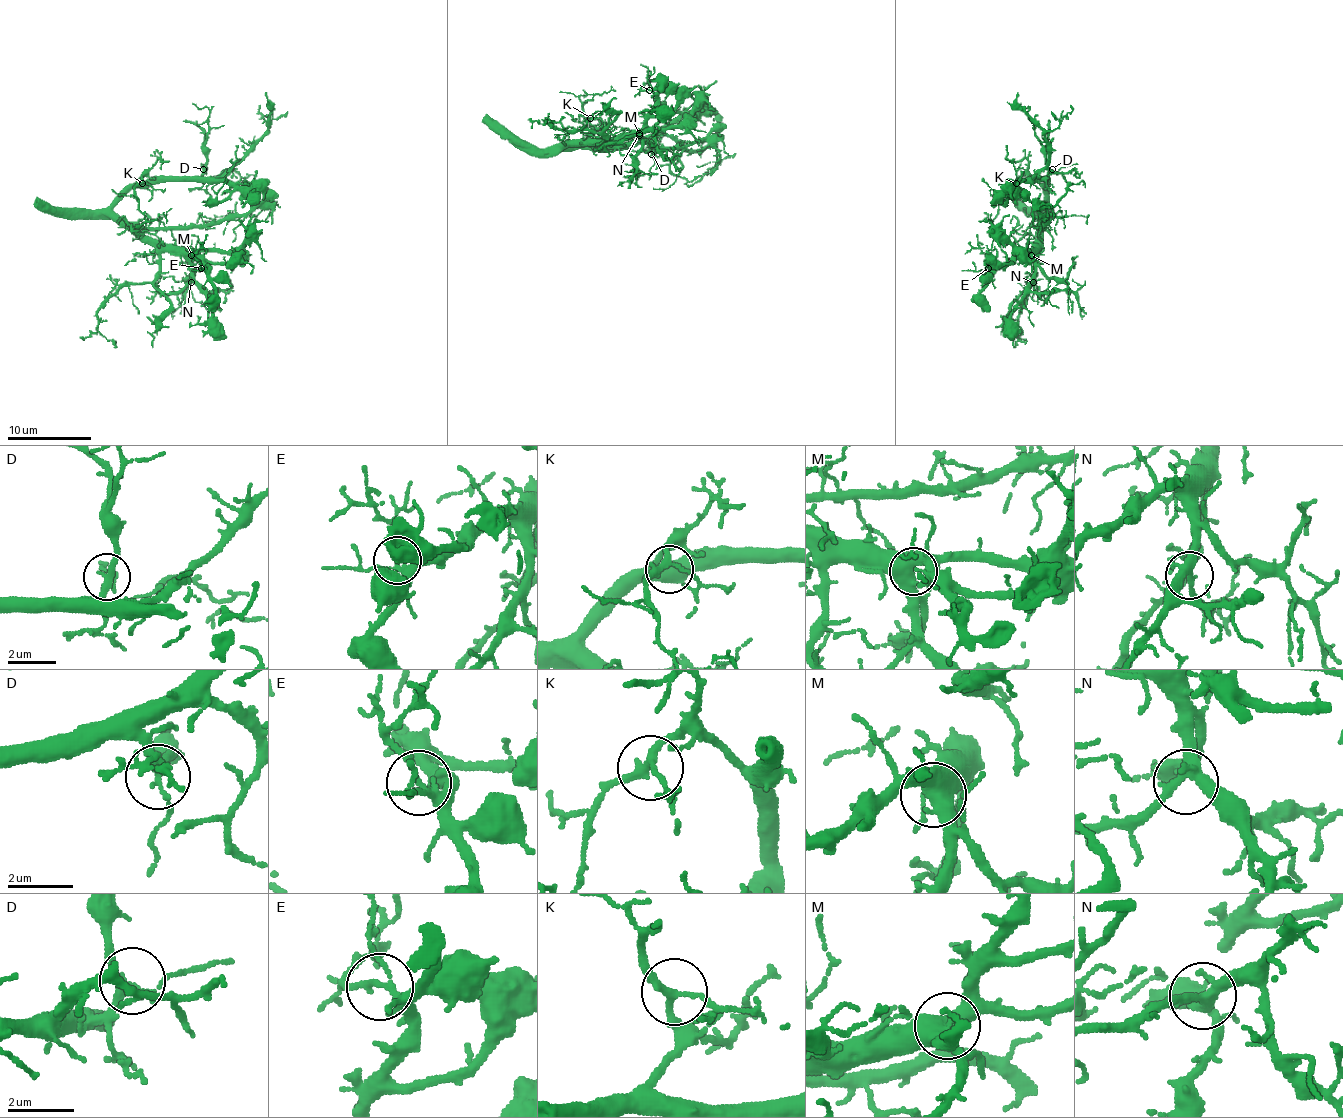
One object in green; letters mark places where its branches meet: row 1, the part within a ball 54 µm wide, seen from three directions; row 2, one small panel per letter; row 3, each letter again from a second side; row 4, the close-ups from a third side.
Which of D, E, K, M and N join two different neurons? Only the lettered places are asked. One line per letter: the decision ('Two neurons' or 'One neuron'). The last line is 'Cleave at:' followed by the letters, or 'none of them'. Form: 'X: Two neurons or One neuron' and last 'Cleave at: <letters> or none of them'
D: One neuron
E: One neuron
K: One neuron
M: One neuron
N: One neuron
Cleave at: none of them

